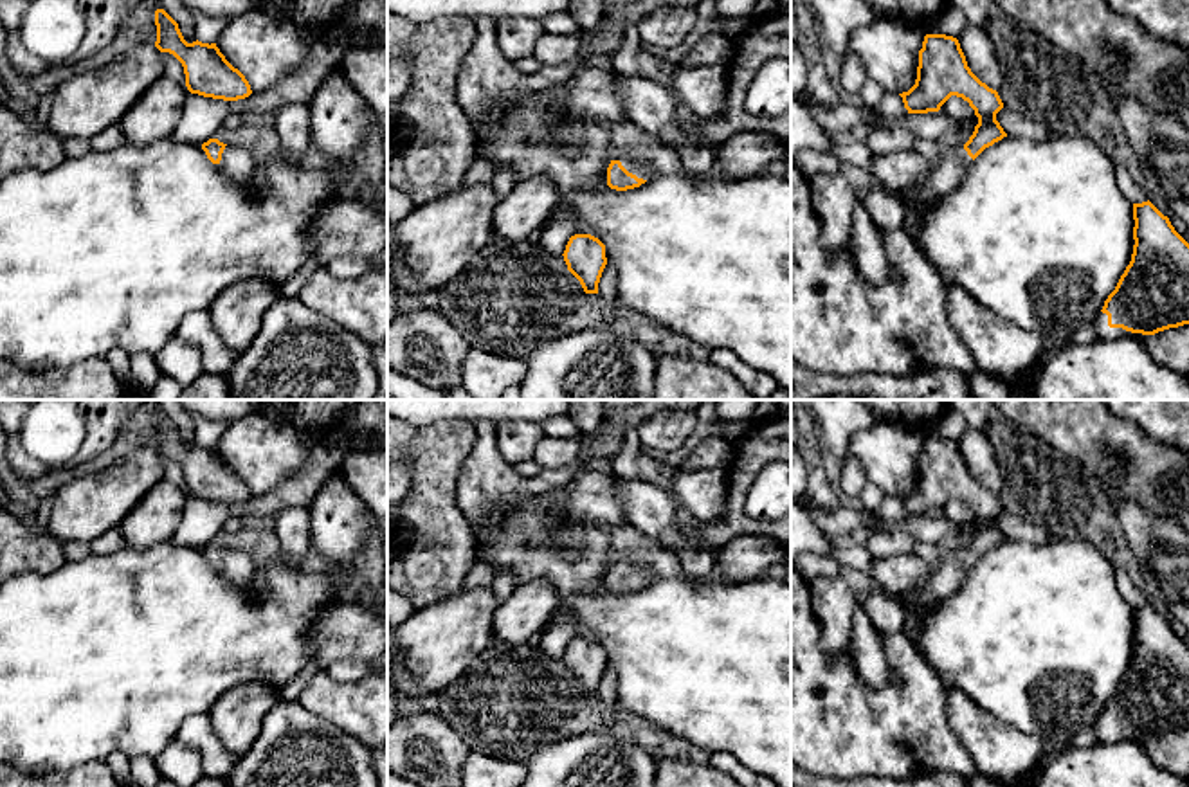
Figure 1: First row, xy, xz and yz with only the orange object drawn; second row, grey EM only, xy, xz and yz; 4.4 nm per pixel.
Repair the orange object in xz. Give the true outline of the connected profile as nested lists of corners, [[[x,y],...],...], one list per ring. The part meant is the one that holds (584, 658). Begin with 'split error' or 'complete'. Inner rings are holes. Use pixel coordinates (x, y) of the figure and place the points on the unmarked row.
complete; [[[575,638],[569,641],[562,659],[584,695],[598,697],[598,686],[607,668],[605,648],[591,638]]]

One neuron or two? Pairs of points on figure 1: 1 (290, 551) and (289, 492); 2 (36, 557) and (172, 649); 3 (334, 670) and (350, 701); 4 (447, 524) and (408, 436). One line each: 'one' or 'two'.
1: two
2: two
3: two
4: one

